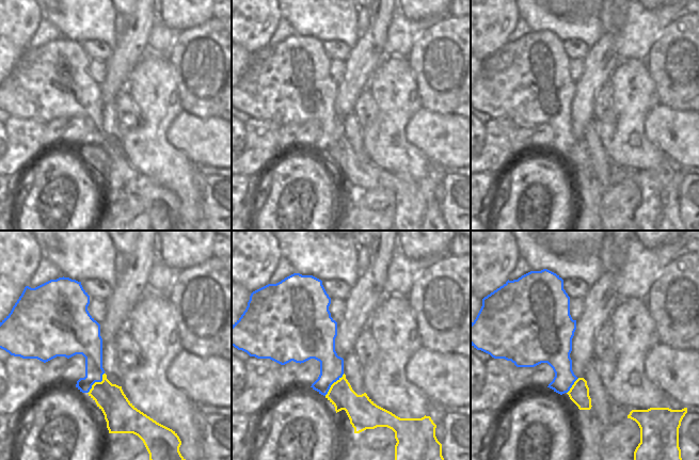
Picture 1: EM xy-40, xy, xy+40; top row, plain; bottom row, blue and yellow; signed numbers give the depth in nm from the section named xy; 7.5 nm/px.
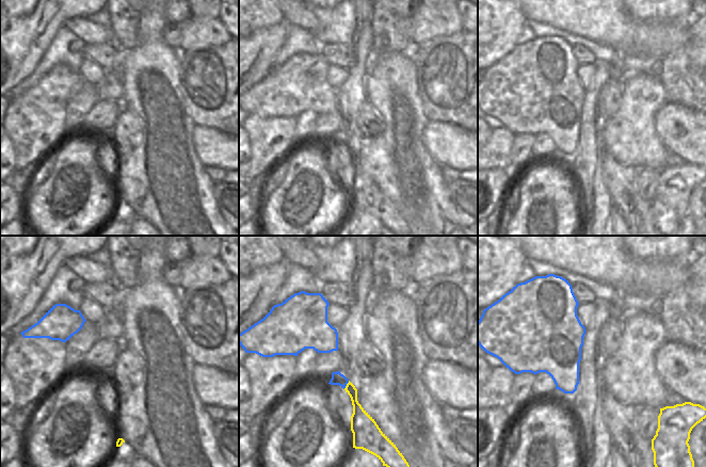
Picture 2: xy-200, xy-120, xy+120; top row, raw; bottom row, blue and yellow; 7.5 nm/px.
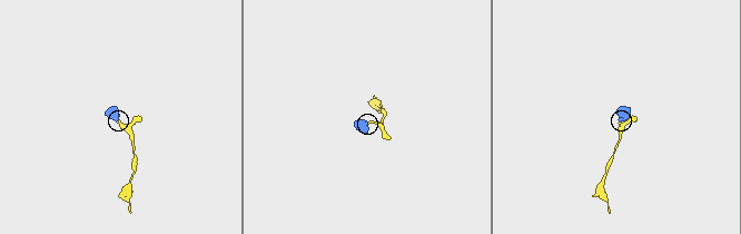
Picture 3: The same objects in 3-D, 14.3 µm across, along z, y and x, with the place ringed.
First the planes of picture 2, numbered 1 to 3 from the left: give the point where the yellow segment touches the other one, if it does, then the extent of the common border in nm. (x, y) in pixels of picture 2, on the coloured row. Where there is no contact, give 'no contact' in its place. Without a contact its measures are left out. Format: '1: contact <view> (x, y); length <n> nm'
1: no contact
2: contact xy-120 (346, 385); length 80 nm
3: no contact

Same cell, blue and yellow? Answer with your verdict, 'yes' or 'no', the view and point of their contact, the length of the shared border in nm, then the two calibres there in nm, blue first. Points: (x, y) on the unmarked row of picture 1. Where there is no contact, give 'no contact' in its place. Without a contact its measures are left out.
yes | xy-40 (96, 142) | 200 nm | 160/220 nm

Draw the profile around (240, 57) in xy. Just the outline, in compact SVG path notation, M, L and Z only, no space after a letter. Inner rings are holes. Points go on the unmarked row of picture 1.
M232 43L232 88L239 81L248 67L251 52L236 43Z

